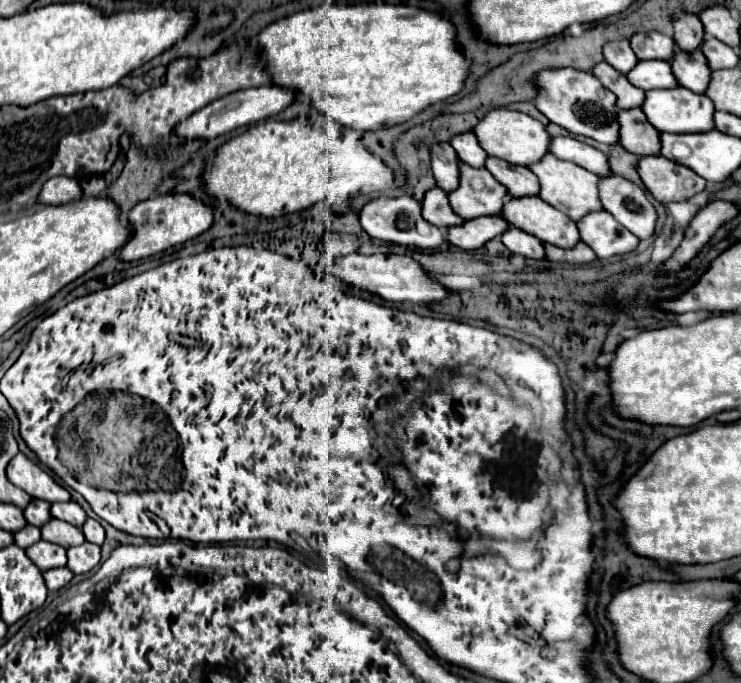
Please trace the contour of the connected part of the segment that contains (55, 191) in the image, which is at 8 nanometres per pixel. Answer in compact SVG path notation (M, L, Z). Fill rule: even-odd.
M55 176L43 186L37 200L45 202L45 204L67 204L79 196L81 196L81 188L75 178Z

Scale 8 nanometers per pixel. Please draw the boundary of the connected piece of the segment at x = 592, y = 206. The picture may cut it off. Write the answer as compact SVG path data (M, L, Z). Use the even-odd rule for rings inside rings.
M545 154L541 162L531 166L531 170L533 174L537 174L541 182L539 198L543 198L547 204L567 214L571 220L577 222L579 218L585 218L587 214L591 214L591 210L603 210L603 204L599 202L599 178L589 170L577 164L571 164L567 160L559 160L553 154Z

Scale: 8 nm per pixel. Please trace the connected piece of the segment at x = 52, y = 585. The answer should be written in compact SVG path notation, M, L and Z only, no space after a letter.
M63 566L63 568L53 568L53 570L43 572L43 578L45 578L47 588L49 588L51 592L55 592L55 590L61 590L65 584L71 582L73 572L71 572L67 566Z

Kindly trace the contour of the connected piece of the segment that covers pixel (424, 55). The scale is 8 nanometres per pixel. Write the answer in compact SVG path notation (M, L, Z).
M333 3L309 8L269 24L255 42L263 48L273 84L305 94L323 114L363 132L405 124L425 108L457 96L473 66L467 52L457 44L457 26L447 16L404 3Z

